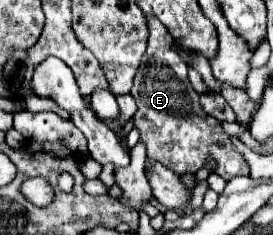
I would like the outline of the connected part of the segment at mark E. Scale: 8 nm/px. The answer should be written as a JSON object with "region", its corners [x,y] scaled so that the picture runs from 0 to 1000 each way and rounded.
{"region":[[[535,77],[542,94],[542,204],[535,204],[535,230],[520,247],[520,272],[491,323],[491,366],[484,366],[484,409],[498,417],[505,434],[505,468],[491,485],[491,536],[520,562],[520,604],[535,613],[535,638],[542,638],[542,681],[535,681],[535,706],[549,689],[586,689],[601,698],[608,715],[623,715],[630,732],[645,740],[674,740],[674,732],[718,732],[747,689],[755,672],[784,672],[791,681],[791,740],[806,740],[821,766],[842,766],[857,749],[901,749],[908,740],[908,698],[894,689],[886,655],[872,655],[842,596],[835,596],[835,570],[821,570],[821,553],[806,545],[806,528],[791,519],[791,502],[762,494],[740,460],[733,460],[733,400],[703,374],[696,340],[689,340],[689,281],[681,264],[659,247],[659,230],[637,213],[637,170],[630,170],[630,145],[615,136],[615,119],[579,85],[579,77]]]}

